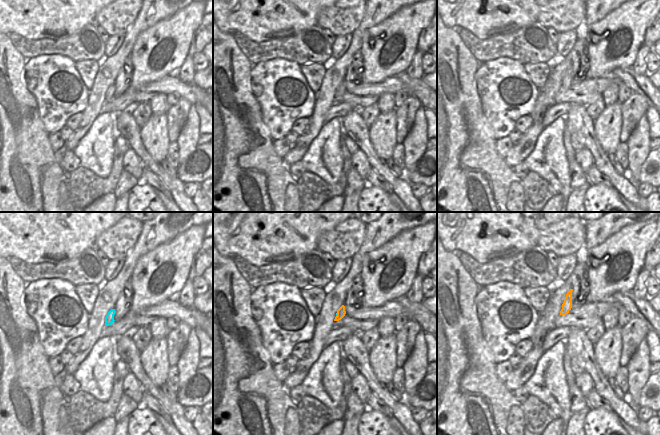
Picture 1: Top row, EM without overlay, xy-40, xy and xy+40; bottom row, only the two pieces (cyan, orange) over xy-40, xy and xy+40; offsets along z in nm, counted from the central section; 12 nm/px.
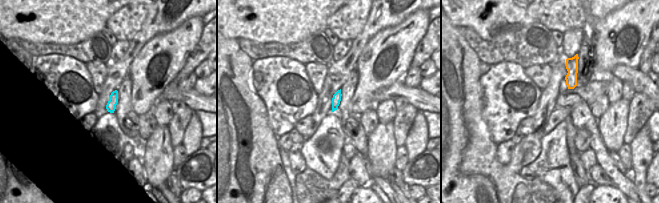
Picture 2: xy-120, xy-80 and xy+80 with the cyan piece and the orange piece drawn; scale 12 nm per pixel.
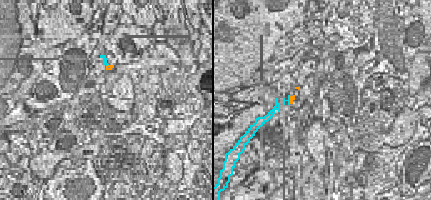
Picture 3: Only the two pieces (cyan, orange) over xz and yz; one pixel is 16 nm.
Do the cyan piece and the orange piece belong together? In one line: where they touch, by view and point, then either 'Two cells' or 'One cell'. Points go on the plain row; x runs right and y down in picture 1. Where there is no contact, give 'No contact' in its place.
No contact. One cell

